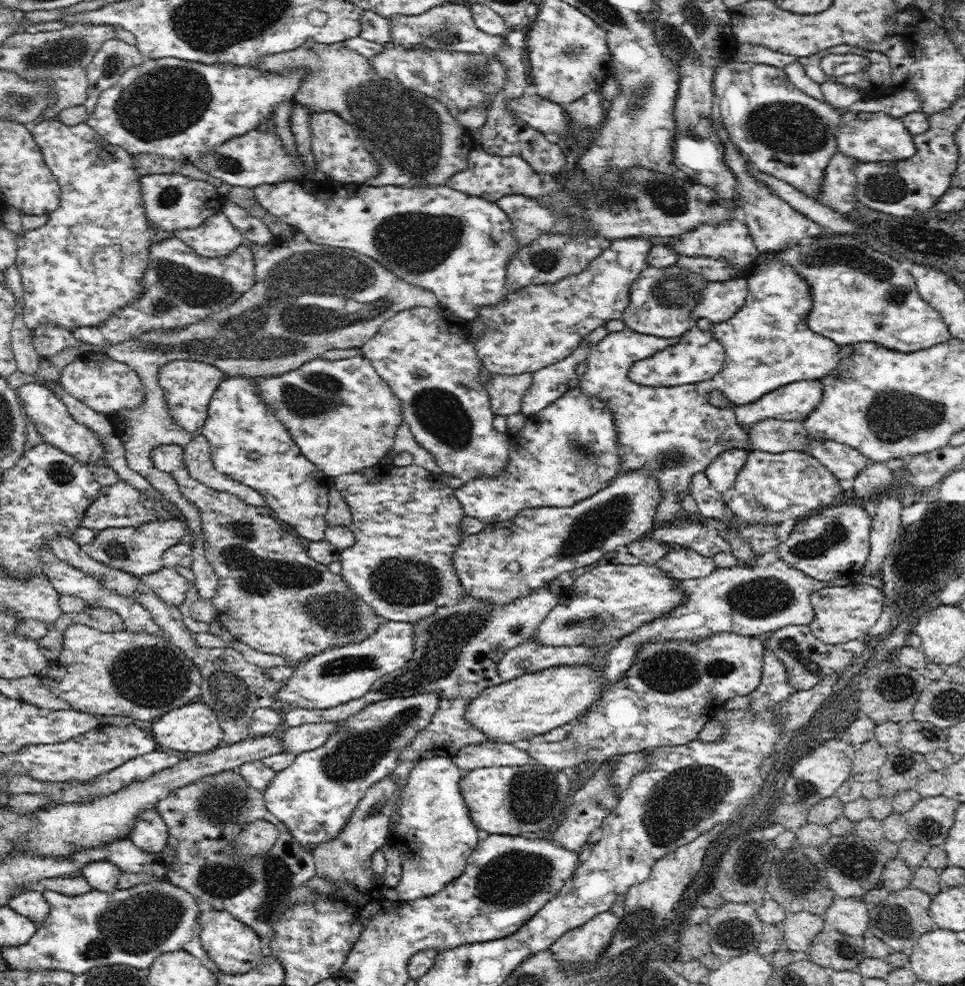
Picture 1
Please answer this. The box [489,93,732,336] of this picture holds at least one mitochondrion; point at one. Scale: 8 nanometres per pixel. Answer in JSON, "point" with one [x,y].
{"point":[669,196]}

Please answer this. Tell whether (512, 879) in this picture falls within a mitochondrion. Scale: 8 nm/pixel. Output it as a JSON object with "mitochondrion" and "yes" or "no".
{"mitochondrion":"yes"}

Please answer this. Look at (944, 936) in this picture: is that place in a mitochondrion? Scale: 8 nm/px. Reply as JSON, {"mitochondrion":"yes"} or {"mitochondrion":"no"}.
{"mitochondrion":"no"}

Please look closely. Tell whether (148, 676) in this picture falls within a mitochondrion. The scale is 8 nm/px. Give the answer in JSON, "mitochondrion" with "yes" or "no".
{"mitochondrion":"yes"}

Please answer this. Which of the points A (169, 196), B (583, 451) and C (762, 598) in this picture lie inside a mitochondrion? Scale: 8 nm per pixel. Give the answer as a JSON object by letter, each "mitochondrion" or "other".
{"A":"mitochondrion","B":"mitochondrion","C":"mitochondrion"}

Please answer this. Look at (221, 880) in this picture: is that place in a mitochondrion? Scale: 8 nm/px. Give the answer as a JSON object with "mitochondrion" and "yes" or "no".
{"mitochondrion":"yes"}

